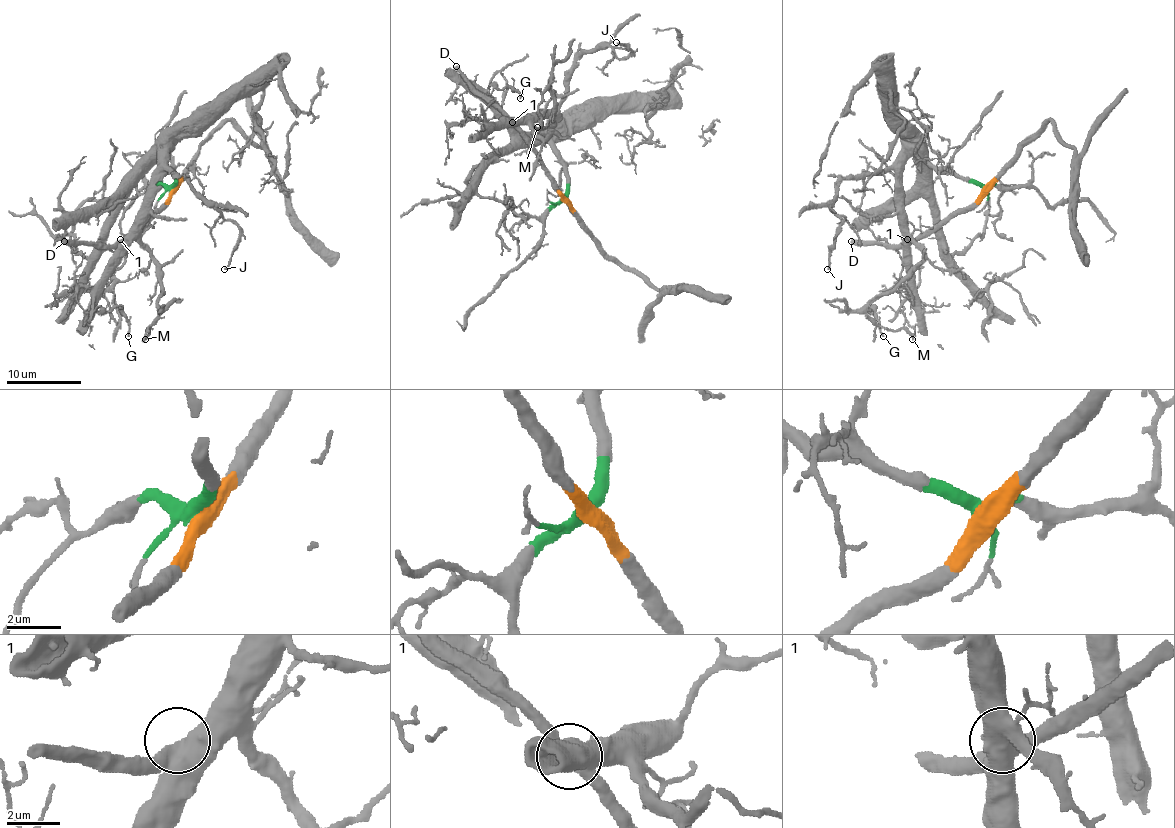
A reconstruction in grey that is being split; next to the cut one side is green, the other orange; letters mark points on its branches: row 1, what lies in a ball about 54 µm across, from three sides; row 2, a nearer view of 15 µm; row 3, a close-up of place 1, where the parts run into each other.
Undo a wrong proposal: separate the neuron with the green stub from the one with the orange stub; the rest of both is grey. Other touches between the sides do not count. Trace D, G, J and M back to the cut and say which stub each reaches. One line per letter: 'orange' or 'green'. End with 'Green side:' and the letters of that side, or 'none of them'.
D: orange
G: green
J: green
M: green
Green side: G, J, M

